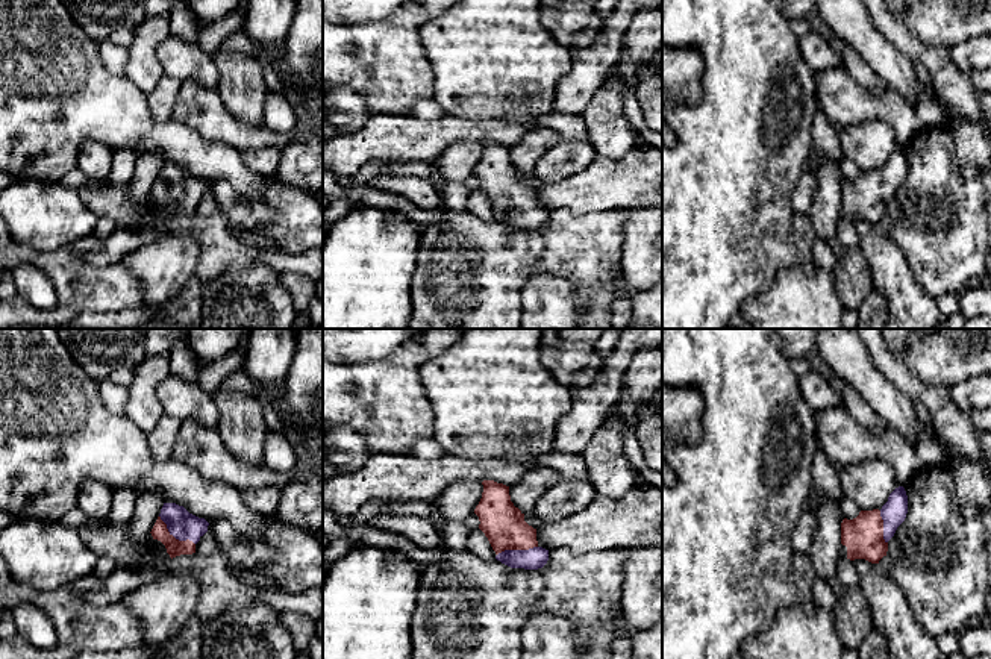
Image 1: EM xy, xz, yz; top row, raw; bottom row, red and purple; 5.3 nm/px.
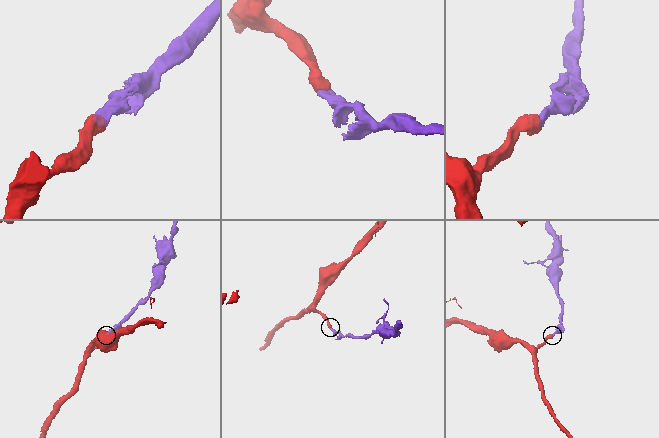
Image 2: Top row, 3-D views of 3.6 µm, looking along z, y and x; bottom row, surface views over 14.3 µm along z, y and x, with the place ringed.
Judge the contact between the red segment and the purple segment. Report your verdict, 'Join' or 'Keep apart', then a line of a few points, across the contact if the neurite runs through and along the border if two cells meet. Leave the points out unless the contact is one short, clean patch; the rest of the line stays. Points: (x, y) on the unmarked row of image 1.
Join. Line: xy (175, 208), (173, 197), (182, 185)

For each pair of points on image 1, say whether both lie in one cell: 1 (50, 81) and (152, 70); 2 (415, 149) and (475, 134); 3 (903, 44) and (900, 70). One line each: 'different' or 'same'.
1: different
2: same
3: different

